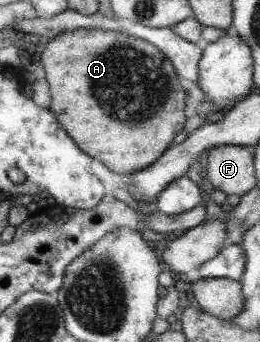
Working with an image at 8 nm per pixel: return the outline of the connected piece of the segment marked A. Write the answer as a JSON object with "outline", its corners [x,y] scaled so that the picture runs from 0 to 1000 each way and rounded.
{"outline":[[[308,82],[285,91],[246,94],[188,117],[177,132],[177,146],[162,158],[162,190],[177,208],[173,234],[188,243],[192,269],[200,269],[200,304],[192,325],[208,322],[223,360],[238,374],[288,409],[288,418],[338,456],[377,462],[408,488],[450,509],[515,509],[531,500],[562,494],[588,474],[600,474],[631,450],[646,430],[662,427],[662,409],[677,401],[685,386],[700,386],[719,345],[708,333],[715,301],[708,295],[715,275],[715,249],[700,237],[658,178],[577,123],[508,108],[500,102],[465,99],[446,88],[392,88],[362,82]]]}

